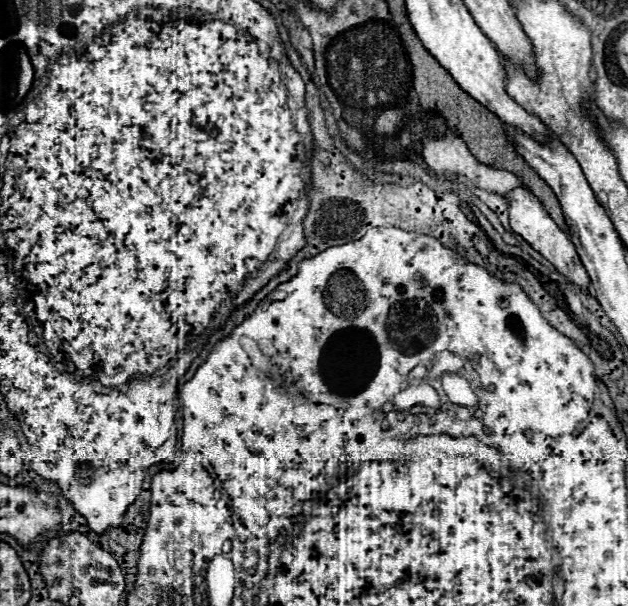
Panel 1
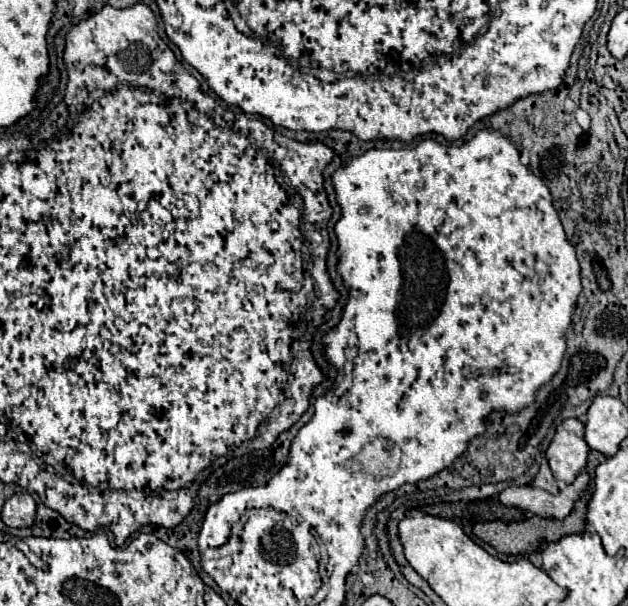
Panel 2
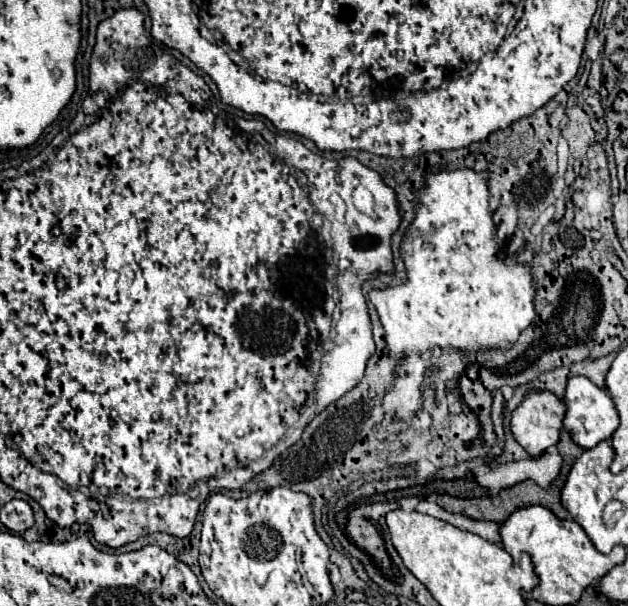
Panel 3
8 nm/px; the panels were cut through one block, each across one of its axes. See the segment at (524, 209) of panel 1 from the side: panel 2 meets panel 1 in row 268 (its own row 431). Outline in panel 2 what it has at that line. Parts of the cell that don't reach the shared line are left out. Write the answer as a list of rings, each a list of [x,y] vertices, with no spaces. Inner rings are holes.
[[[576,418],[564,420],[552,444],[548,446],[548,464],[554,472],[554,478],[566,484],[572,484],[588,460],[588,444],[584,440],[584,424]]]

